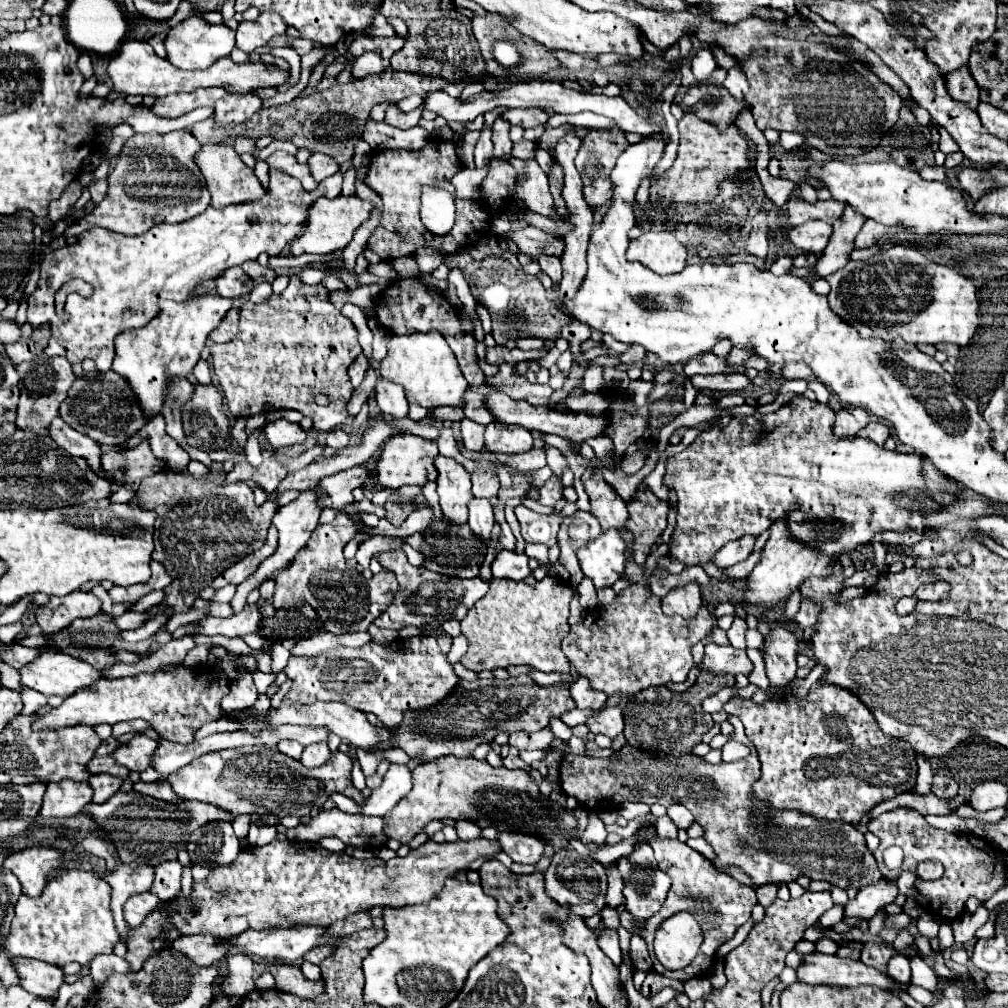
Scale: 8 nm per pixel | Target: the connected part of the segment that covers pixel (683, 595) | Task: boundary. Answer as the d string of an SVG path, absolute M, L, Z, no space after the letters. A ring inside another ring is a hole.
M687 584L671 590L663 600L661 600L661 610L667 616L681 616L685 620L695 618L699 612L703 600L701 600L701 590L699 584Z

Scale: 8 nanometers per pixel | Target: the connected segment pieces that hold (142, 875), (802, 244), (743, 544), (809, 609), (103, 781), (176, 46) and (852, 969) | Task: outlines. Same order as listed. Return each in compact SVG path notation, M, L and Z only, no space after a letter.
M119 864L111 874L105 876L105 880L113 888L111 898L111 914L115 918L115 928L123 942L129 938L131 926L127 926L127 920L123 916L123 906L131 894L141 894L151 888L153 882L153 868L149 866L137 866L137 864Z
M807 222L801 226L795 226L789 230L791 242L803 252L803 254L821 254L829 242L831 226L825 222Z
M743 536L735 542L727 542L717 554L715 558L711 560L717 568L729 568L741 560L745 560L749 554L751 554L751 548L753 548L753 542L755 542L755 536Z
M803 600L800 603L800 610L794 618L795 626L798 625L805 629L806 627L813 626L813 624L817 624L817 620L819 620L819 606L813 604L811 600Z
M97 774L89 778L89 784L93 788L93 802L95 804L103 804L107 802L115 792L119 792L121 788L121 780L109 774Z
M191 16L181 24L169 28L165 38L167 60L181 70L203 70L217 58L229 56L235 46L235 32L225 24L209 24L201 16Z
M811 952L803 956L797 968L797 978L805 984L829 984L829 986L859 986L871 984L883 990L891 990L893 982L879 970L855 962L851 958L839 958L831 954Z

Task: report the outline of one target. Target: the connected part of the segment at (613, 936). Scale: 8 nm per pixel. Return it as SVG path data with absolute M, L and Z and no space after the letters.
M603 928L603 936L599 938L599 948L611 958L611 962L621 964L621 950L619 950L619 936L615 930Z

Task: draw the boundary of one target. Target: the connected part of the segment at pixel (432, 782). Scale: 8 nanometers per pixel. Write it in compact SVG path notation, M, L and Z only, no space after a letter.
M441 756L439 760L419 764L411 774L411 794L407 794L407 798L383 818L385 834L401 844L407 844L433 818L473 820L481 828L493 826L499 832L533 832L545 840L573 836L575 816L563 816L559 808L543 804L537 784L525 770L509 770L505 766L493 768L487 760Z

